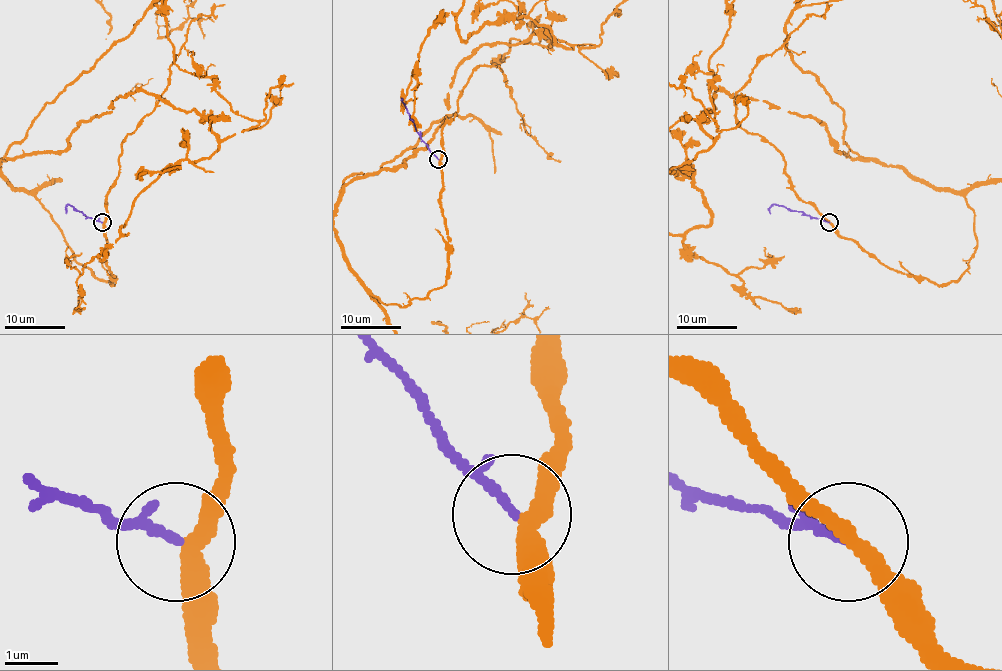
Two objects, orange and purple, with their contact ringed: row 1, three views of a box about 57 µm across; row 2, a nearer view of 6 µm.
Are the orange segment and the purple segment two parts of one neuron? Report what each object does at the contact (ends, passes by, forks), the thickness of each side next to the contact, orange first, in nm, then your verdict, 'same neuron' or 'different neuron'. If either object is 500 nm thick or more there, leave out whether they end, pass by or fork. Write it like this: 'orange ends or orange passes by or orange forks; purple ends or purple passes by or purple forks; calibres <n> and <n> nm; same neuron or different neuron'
orange passes by; purple passes by; calibres 320 and 120 nm; same neuron

